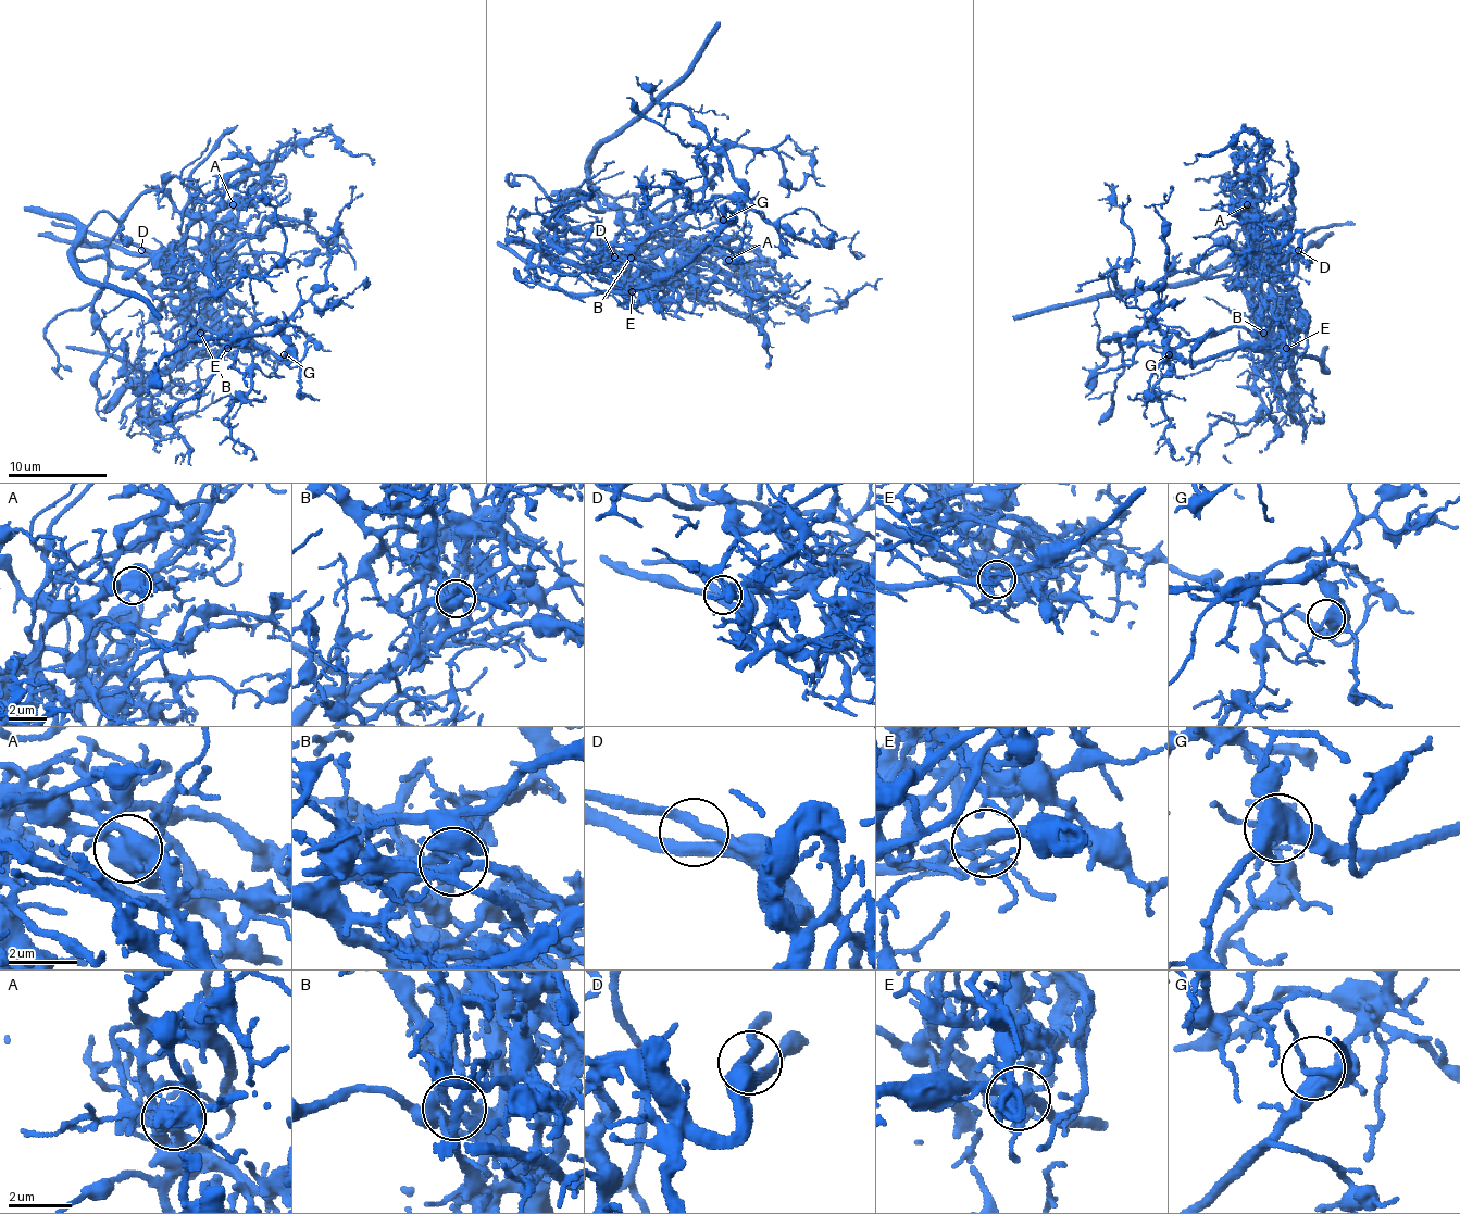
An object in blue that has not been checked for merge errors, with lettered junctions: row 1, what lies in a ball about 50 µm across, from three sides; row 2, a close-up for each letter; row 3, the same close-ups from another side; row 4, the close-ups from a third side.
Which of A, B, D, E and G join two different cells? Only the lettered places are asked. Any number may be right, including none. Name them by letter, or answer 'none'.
A, B, E

